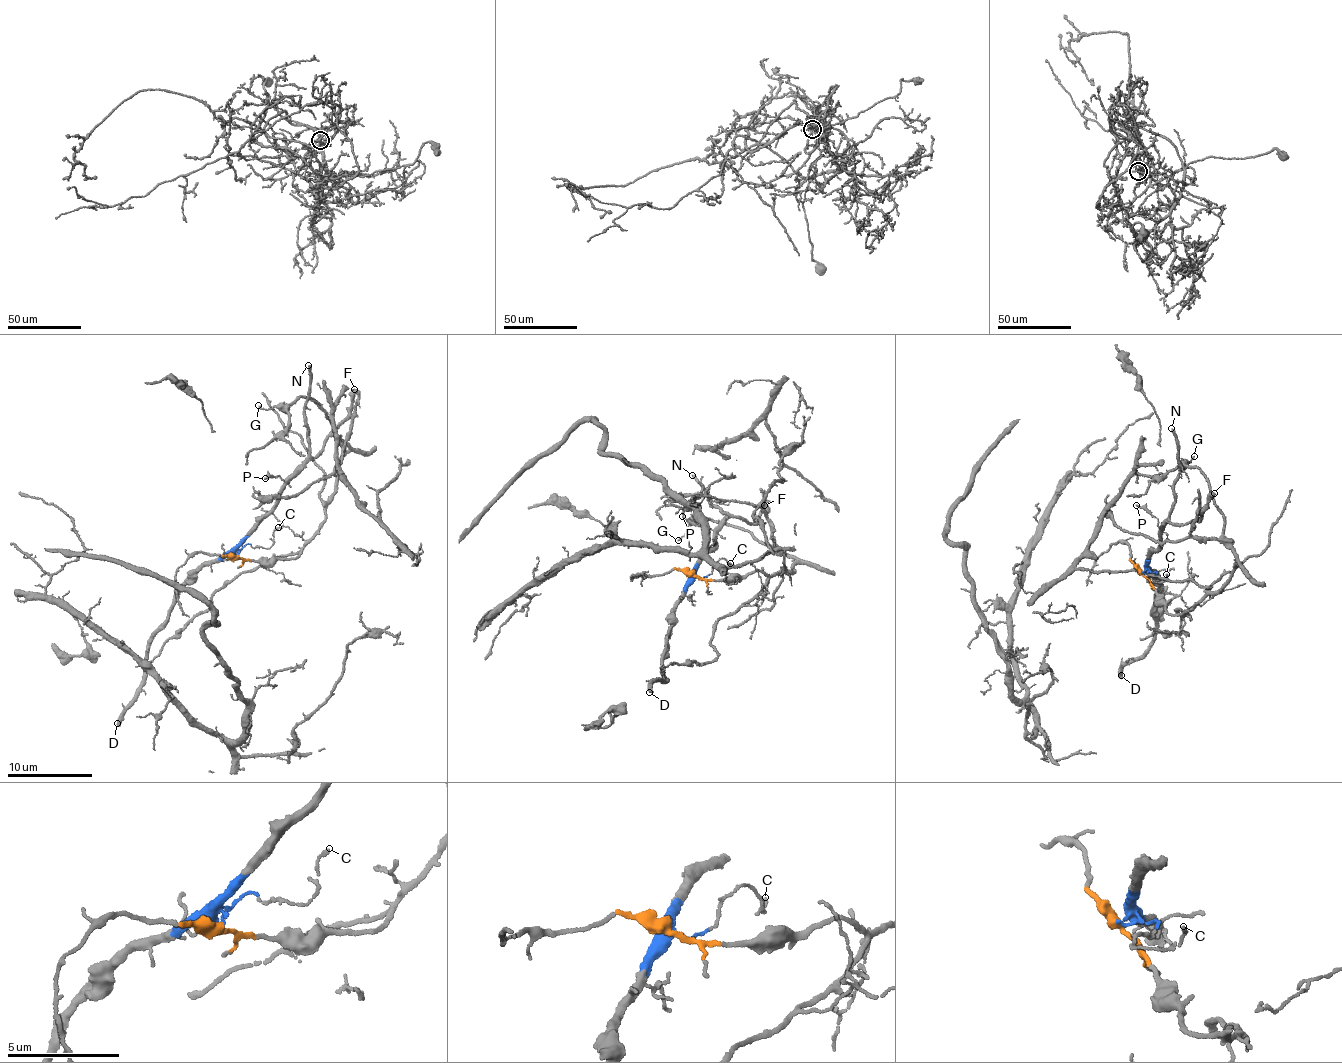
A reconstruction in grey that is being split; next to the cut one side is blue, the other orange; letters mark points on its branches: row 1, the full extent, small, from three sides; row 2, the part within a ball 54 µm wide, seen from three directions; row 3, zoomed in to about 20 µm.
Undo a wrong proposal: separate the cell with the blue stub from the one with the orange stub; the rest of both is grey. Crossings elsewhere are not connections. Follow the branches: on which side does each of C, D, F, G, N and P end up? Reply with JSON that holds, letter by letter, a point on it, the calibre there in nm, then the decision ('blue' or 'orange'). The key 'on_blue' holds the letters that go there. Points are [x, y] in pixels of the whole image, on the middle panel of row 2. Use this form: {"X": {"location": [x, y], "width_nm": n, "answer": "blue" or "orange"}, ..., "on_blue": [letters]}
{"C": {"location": [730, 563], "width_nm": 150, "answer": "blue"}, "D": {"location": [649, 692], "width_nm": 400, "answer": "blue"}, "F": {"location": [764, 505], "width_nm": 480, "answer": "blue"}, "G": {"location": [678, 540], "width_nm": 120, "answer": "orange"}, "N": {"location": [692, 475], "width_nm": 220, "answer": "blue"}, "P": {"location": [682, 516], "width_nm": 110, "answer": "blue"}, "on_blue": ["C", "D", "F", "N", "P"]}

